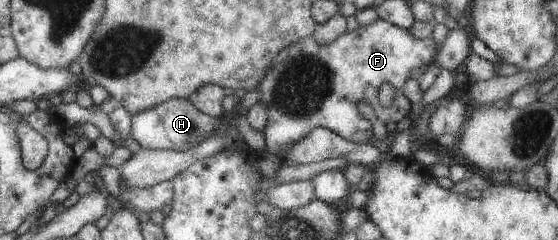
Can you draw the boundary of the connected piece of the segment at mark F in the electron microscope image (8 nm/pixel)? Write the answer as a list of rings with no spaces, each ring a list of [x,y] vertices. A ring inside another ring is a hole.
[[[382,19],[352,32],[346,31],[328,44],[320,44],[309,36],[287,46],[272,60],[262,82],[255,88],[259,102],[268,110],[263,130],[266,150],[279,155],[304,140],[318,126],[354,144],[373,141],[372,125],[376,120],[386,126],[408,116],[412,103],[404,95],[402,86],[413,70],[426,68],[436,58],[437,49],[438,44],[432,37],[418,40],[410,30]],[[384,82],[396,88],[390,106],[382,106],[378,100]]]

